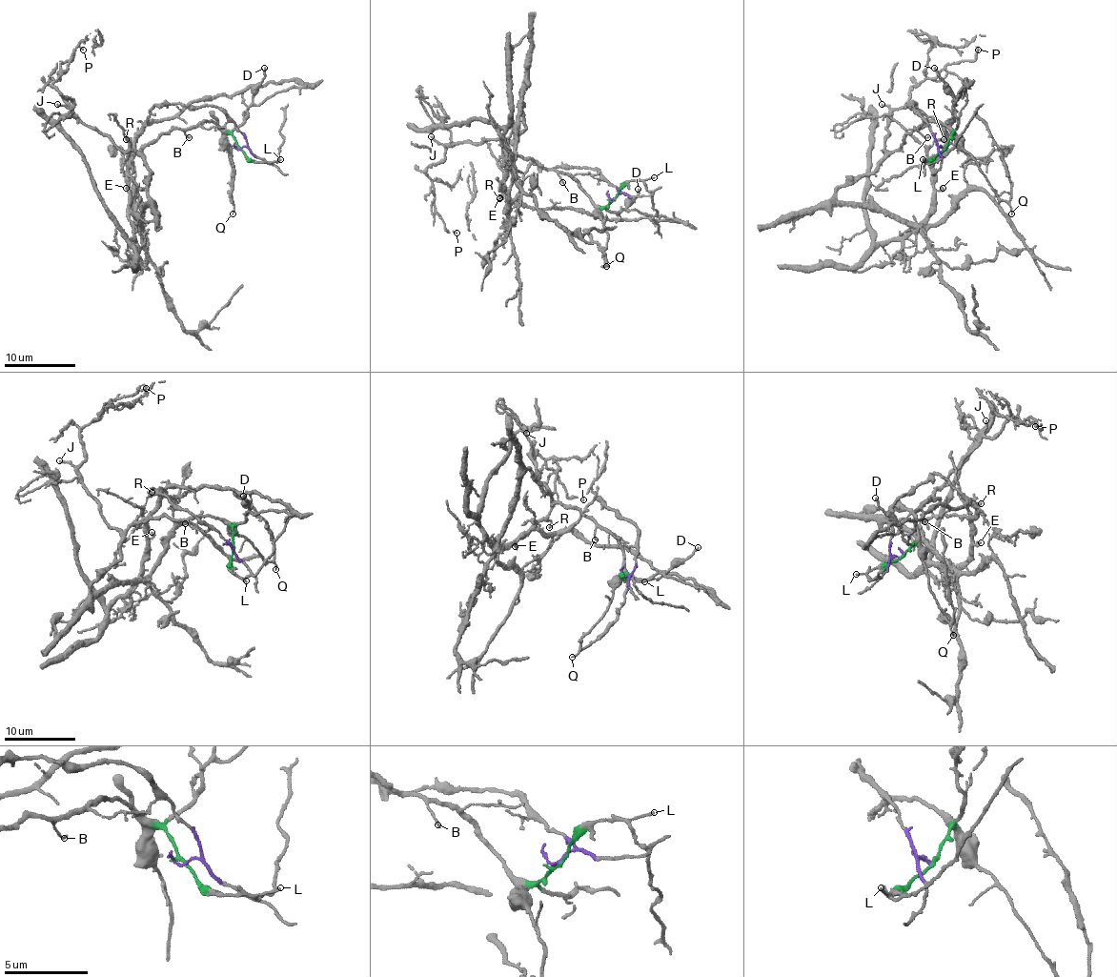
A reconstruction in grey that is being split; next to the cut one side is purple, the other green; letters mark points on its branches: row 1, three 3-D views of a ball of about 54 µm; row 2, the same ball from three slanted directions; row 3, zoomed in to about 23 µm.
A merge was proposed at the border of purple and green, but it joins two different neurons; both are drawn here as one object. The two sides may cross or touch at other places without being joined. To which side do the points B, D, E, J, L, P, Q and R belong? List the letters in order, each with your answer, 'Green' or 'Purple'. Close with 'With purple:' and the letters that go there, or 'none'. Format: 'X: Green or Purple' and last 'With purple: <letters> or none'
B: Green
D: Green
E: Purple
J: Green
L: Green
P: Green
Q: Green
R: Purple
With purple: E, R

